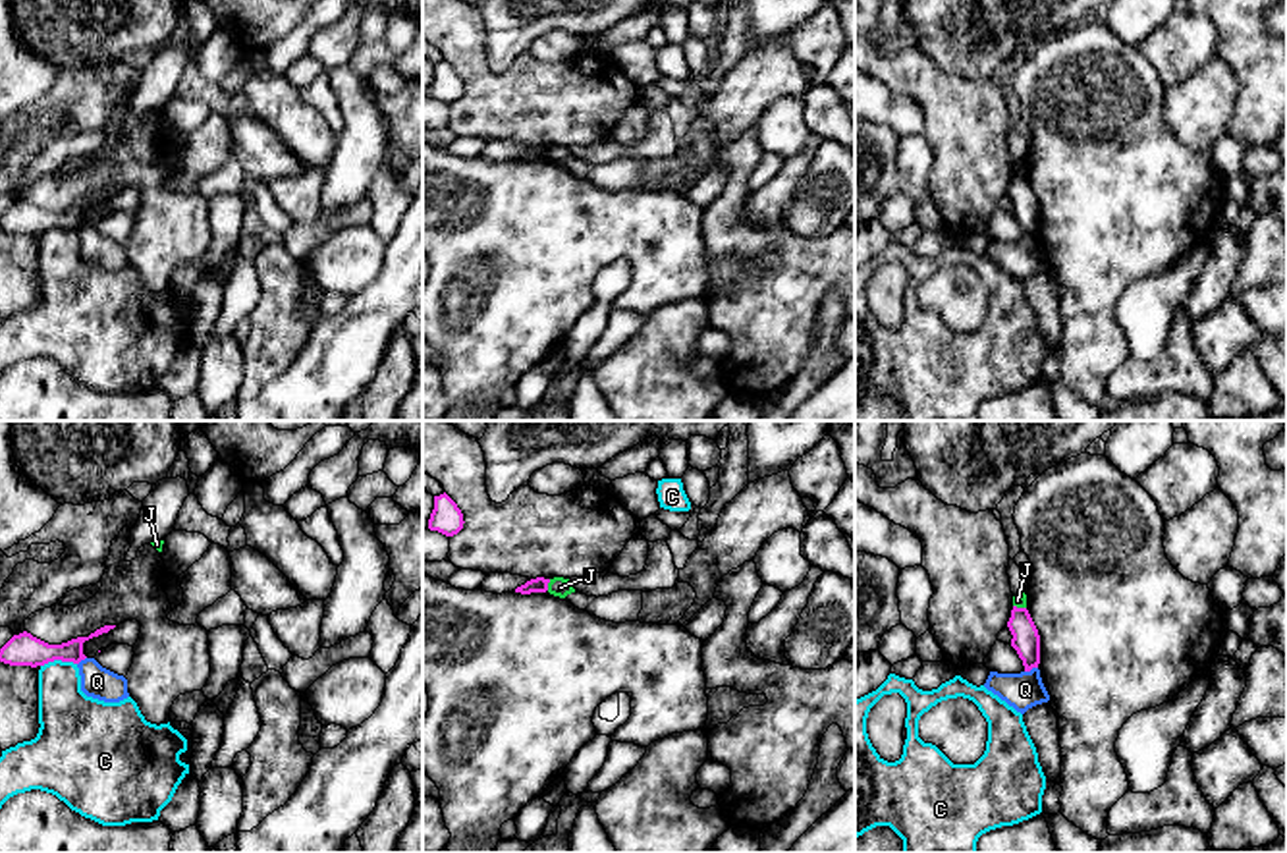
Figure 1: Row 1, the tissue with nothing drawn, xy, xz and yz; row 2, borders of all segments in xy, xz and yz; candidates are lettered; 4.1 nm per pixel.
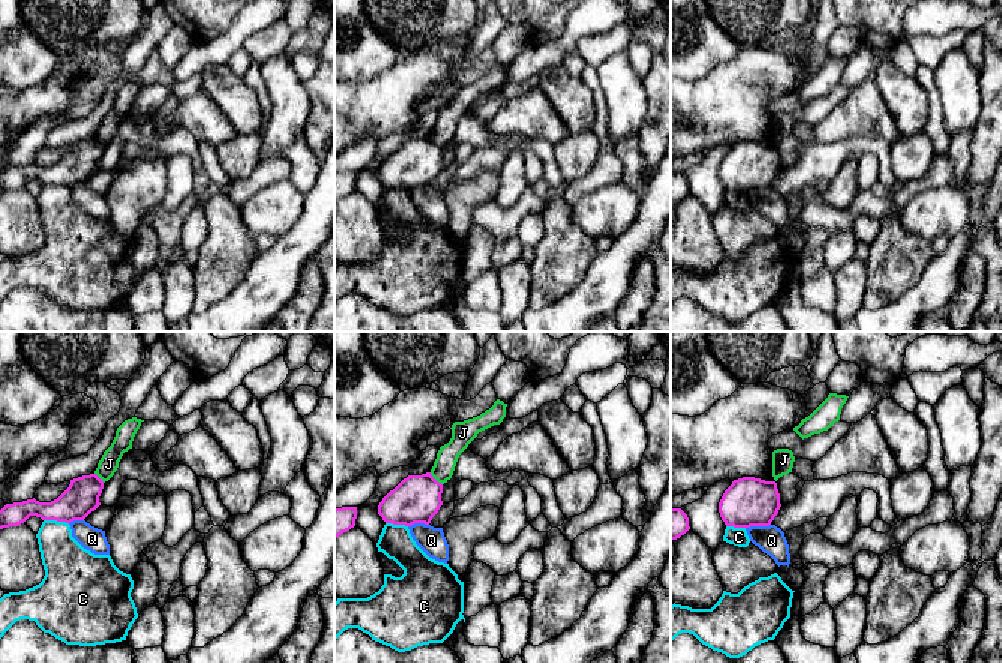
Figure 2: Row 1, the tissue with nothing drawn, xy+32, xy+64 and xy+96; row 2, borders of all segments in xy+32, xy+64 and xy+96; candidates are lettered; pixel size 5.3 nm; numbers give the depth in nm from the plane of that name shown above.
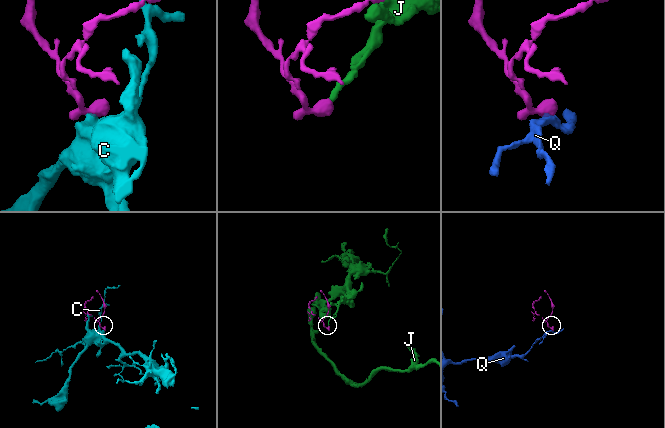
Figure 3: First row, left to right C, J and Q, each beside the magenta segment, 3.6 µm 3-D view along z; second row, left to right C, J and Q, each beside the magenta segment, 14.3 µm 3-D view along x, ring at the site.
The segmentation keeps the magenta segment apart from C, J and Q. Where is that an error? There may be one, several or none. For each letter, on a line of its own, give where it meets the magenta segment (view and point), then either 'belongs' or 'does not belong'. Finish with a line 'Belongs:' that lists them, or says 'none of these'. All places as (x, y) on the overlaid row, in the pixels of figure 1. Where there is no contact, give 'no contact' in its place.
C: meets magenta in xy at (58, 659); does not belong
J: meets magenta in xz at (547, 585); does not belong
Q: meets magenta in yz at (1031, 668); does not belong
Belongs: none of these

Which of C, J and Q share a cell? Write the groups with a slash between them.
C / J / Q

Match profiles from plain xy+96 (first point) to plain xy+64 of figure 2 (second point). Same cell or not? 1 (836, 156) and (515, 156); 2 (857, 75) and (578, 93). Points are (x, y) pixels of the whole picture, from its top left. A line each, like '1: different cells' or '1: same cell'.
1: different cells
2: different cells

